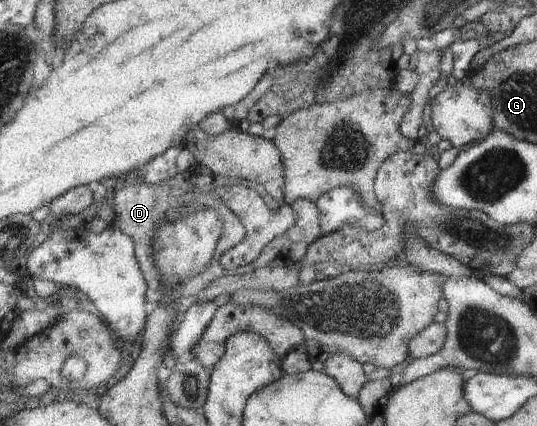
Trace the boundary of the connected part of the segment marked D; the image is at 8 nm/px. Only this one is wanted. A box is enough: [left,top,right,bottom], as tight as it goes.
[114,171,248,303]

